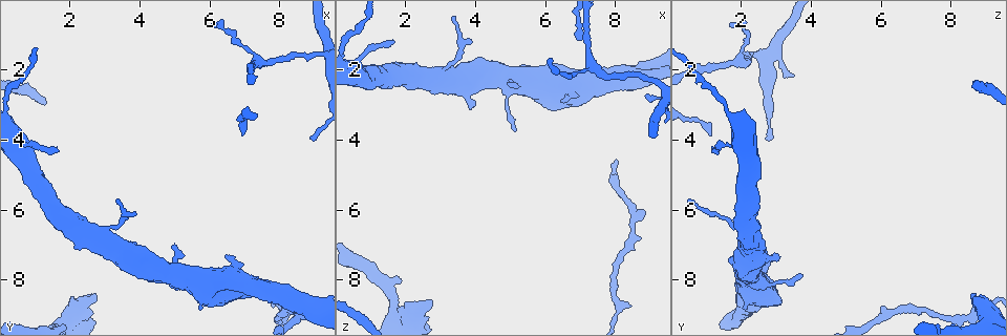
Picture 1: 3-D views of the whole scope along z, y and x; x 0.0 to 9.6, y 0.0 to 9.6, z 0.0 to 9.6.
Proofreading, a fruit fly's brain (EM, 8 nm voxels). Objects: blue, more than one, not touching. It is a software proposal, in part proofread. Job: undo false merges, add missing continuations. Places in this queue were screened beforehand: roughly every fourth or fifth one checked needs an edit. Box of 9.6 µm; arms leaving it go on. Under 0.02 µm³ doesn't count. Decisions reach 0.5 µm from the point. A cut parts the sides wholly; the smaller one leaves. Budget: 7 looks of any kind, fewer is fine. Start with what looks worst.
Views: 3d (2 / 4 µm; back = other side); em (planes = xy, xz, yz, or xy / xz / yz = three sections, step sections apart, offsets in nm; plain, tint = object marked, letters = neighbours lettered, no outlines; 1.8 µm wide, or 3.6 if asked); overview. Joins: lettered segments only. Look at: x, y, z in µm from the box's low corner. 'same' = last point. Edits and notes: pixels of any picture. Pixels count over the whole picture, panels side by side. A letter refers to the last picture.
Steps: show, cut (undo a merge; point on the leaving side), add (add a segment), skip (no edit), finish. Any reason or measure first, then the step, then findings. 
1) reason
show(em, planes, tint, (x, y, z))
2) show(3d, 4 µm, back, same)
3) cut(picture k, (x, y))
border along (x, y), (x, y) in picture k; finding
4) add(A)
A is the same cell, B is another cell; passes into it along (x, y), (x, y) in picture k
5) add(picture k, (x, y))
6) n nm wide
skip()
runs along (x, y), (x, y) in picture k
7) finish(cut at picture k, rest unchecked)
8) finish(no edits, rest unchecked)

thick end
show(3d, 4 µm, (2.80, 8.45, 8.70))

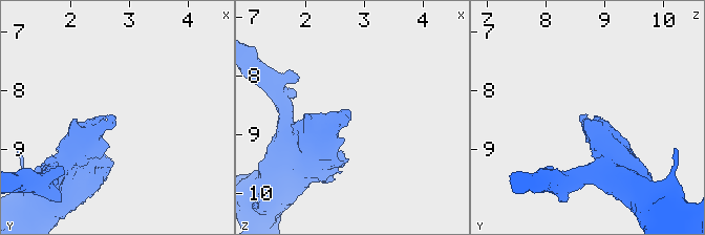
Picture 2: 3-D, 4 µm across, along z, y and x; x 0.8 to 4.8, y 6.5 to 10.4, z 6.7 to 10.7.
shape alone is not enough
show(em, xz, step 4, letters, (2.80, 8.45, 8.65))

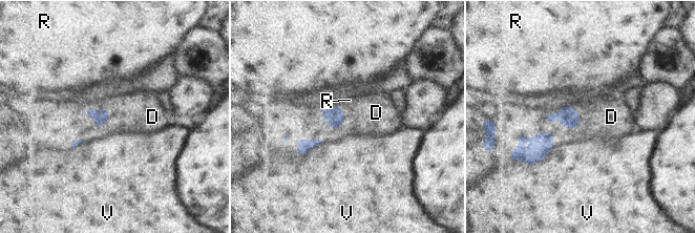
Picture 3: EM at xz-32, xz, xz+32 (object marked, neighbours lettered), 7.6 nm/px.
show(em, planes, letters, same)

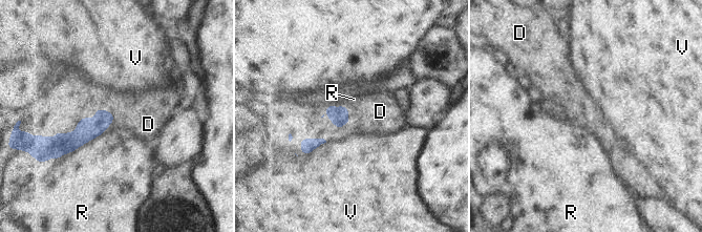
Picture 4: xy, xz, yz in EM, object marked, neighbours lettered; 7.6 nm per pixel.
add(D)
D is the same cell, R and V are other cells; passes into it along (339, 116), (347, 116), (379, 111) in picture 4; the cell continues

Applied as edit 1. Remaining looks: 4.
show(overview)

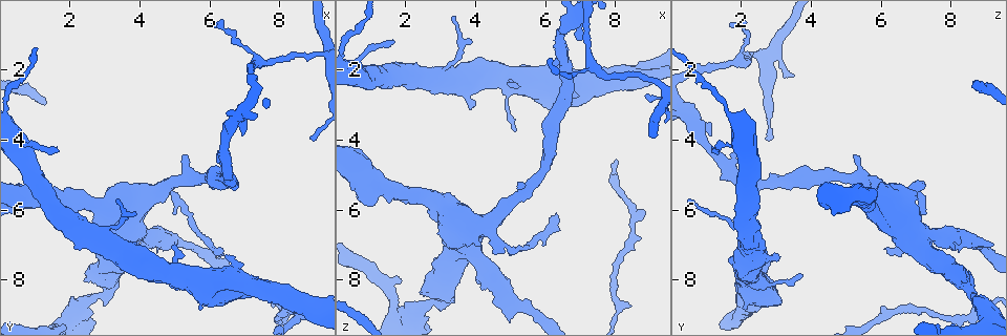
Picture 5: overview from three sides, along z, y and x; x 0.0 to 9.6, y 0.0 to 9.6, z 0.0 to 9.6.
branch stops here
show(em, planes, plain, (5.05, 7.90, 3.75))

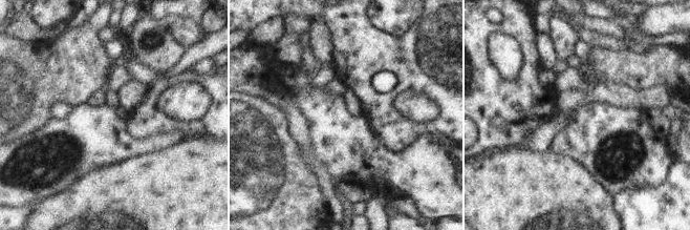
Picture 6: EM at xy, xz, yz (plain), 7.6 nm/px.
see the neighbours
show(em, planes, letters, same)

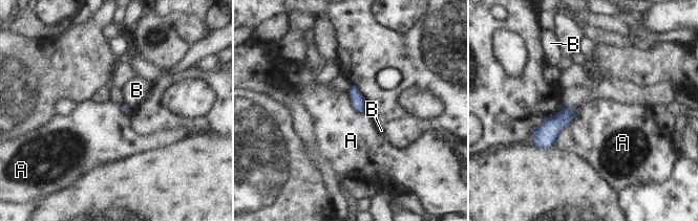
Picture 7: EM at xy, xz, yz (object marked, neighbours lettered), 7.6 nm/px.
skip()
A and B are other cells; border along (577, 107), (554, 145) in picture 7; no lettered segment goes on from it

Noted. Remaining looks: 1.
finish(add at picture 4, rest unchecked)

